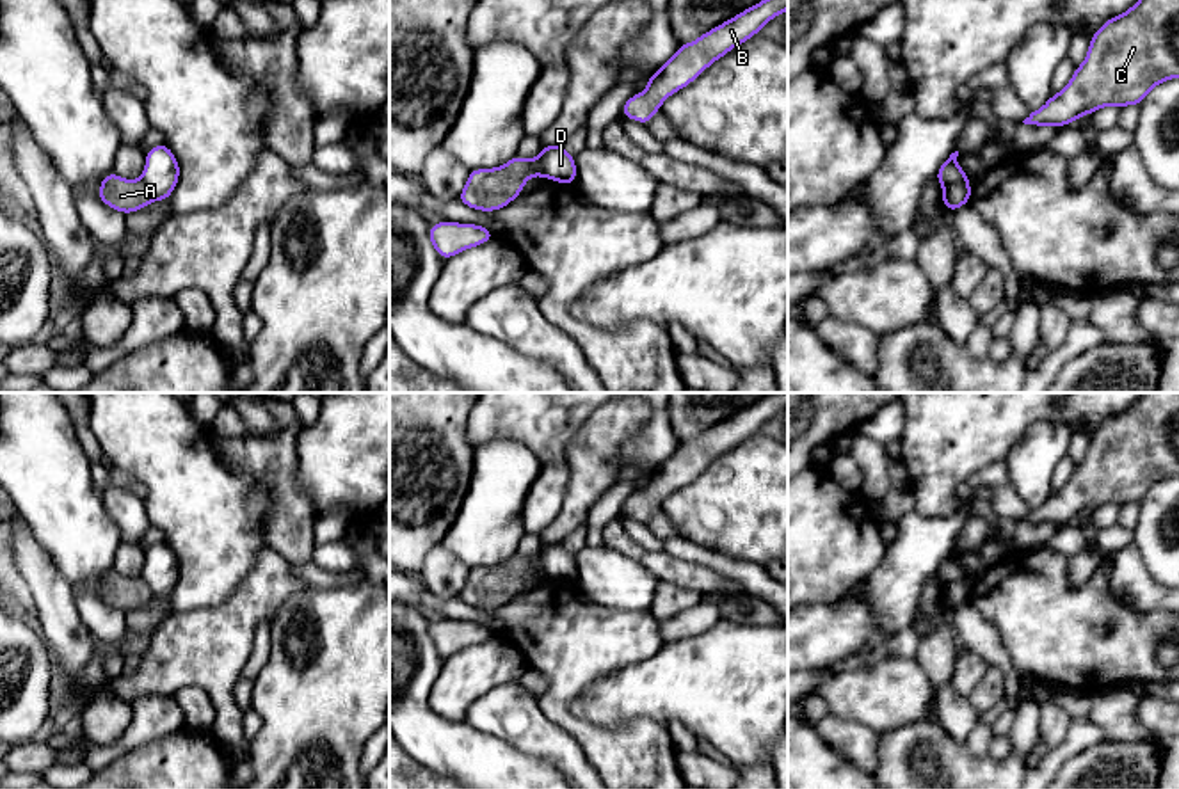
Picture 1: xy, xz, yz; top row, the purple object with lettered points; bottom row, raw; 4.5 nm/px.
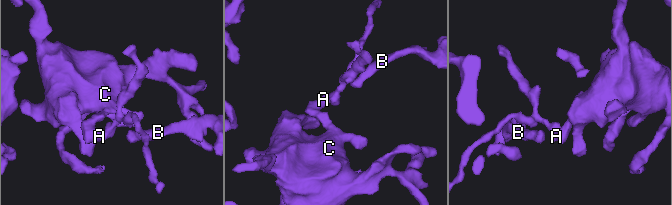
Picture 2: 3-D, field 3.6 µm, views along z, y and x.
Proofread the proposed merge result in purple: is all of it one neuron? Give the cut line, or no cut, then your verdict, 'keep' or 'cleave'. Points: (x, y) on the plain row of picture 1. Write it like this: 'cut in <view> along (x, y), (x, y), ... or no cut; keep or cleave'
cut in yz along (966, 578), (943, 585); cleave

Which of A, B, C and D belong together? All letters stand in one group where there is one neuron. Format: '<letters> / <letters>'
A B C / D

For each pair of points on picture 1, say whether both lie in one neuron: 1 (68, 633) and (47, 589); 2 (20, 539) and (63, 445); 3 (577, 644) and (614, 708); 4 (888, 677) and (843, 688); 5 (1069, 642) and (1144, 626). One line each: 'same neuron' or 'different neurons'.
1: same neuron
2: different neurons
3: different neurons
4: same neuron
5: same neuron

